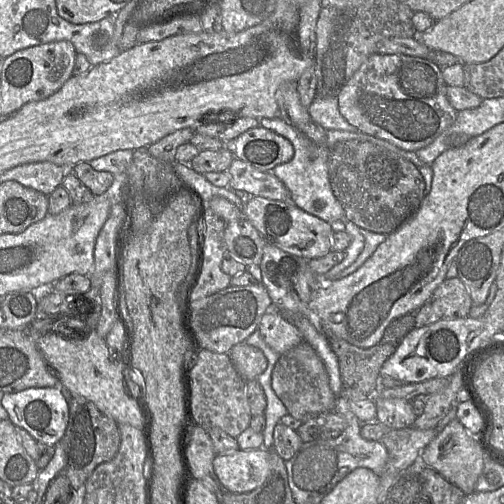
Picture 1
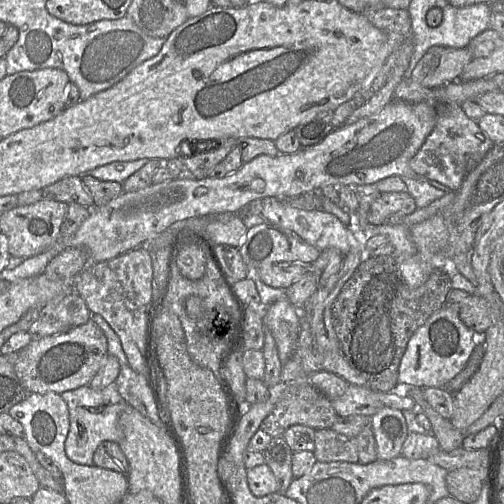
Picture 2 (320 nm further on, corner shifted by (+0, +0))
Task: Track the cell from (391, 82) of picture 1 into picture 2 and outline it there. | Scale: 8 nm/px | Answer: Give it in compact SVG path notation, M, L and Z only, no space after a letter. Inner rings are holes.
M404 78L396 87L393 99L413 104L427 102L433 106L436 113L435 126L409 165L420 177L436 180L451 191L457 191L467 174L483 160L495 143L477 121L466 115L461 105L446 97L440 87L426 88L412 78Z

